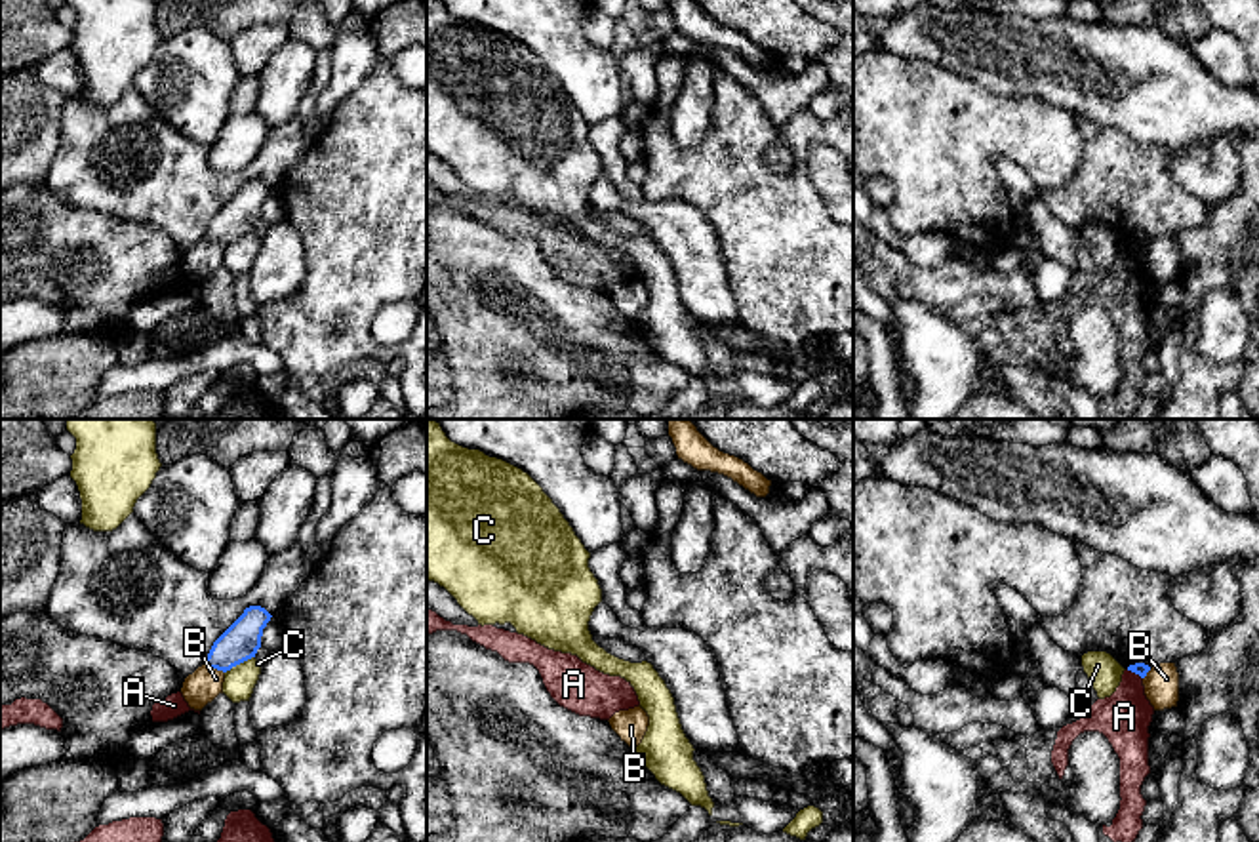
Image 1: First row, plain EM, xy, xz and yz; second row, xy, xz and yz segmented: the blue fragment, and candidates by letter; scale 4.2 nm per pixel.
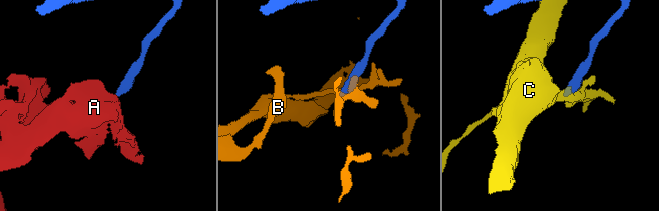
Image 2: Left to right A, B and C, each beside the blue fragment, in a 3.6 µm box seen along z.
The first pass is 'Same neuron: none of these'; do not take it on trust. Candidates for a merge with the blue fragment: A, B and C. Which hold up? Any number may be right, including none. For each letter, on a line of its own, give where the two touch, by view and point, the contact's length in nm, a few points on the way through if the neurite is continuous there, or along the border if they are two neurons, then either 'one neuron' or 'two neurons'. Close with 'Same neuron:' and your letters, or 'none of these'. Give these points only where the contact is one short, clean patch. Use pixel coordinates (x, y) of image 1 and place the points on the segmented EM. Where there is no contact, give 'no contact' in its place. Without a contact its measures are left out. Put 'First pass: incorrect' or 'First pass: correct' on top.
First pass: correct
A: yz (1134, 671) | 80 nm | along yz (1126, 669), (1141, 679) | two neurons
B: xy (214, 667) | 100 nm | two neurons
C: xy (239, 663) | 150 nm | two neurons
Same neuron: none of these

